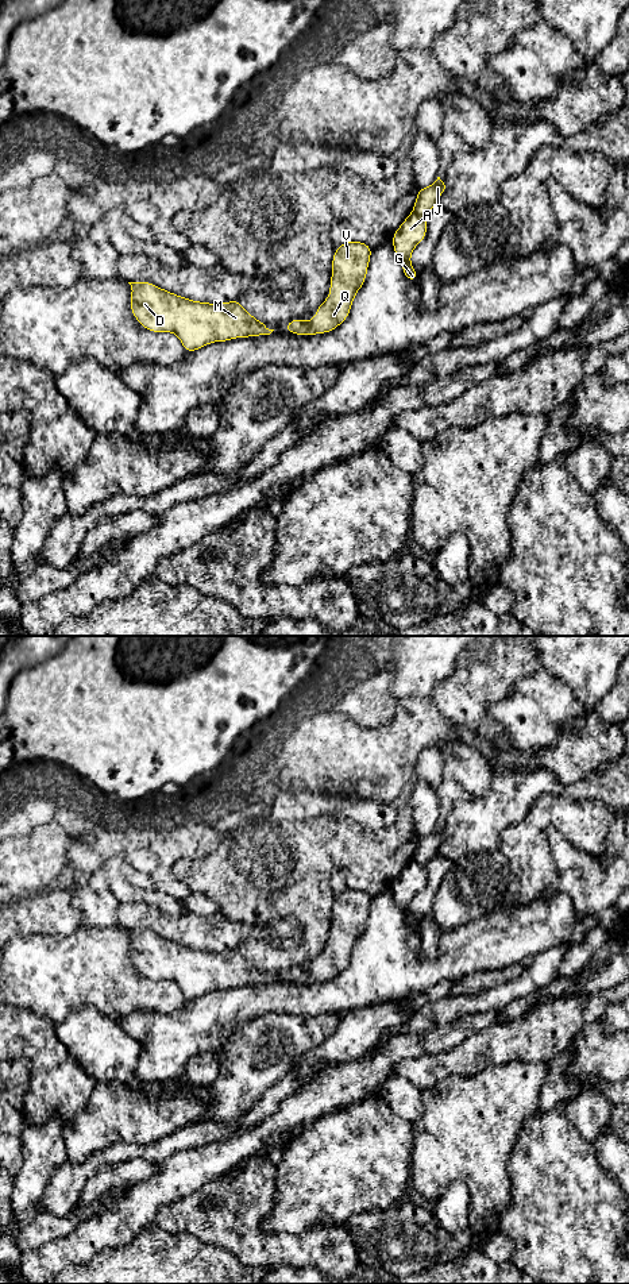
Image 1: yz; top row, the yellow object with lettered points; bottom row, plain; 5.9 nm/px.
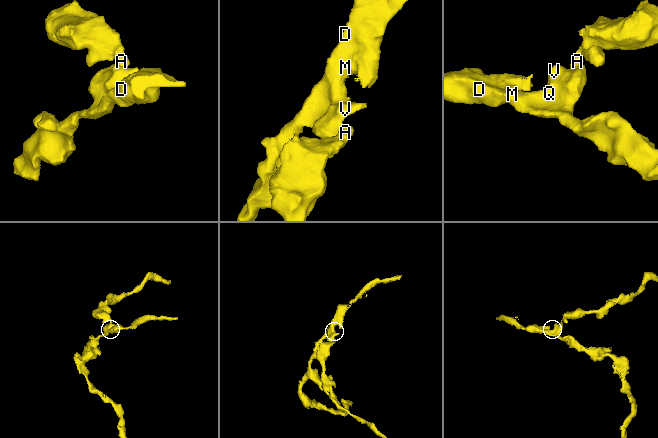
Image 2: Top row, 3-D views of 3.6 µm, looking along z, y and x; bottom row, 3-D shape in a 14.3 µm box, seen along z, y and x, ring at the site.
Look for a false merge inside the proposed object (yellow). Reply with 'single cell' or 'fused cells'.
fused cells

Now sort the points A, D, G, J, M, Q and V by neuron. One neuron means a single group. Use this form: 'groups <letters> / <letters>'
groups A D G M Q V / J

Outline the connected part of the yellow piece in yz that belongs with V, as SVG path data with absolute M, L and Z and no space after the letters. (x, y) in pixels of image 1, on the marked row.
M346 240L332 258L331 296L316 309L314 320L293 319L283 331L310 336L327 333L339 327L350 315L356 292L366 281L373 248L362 242Z

